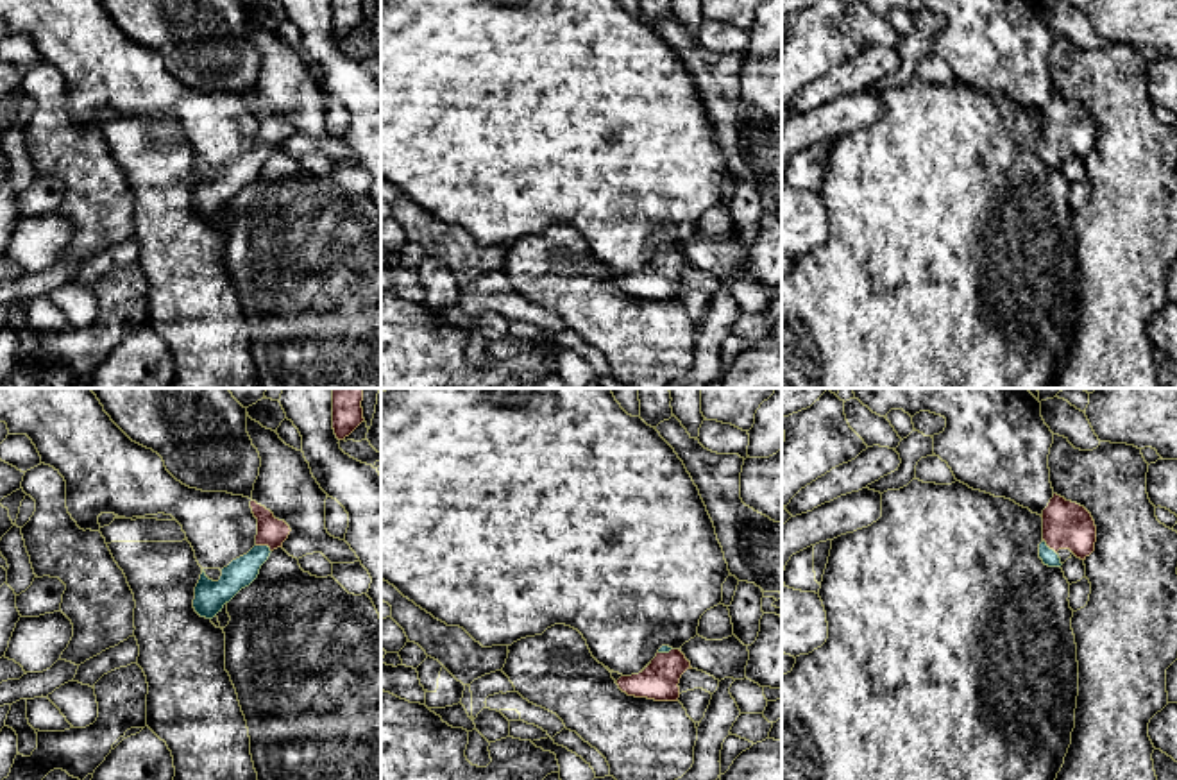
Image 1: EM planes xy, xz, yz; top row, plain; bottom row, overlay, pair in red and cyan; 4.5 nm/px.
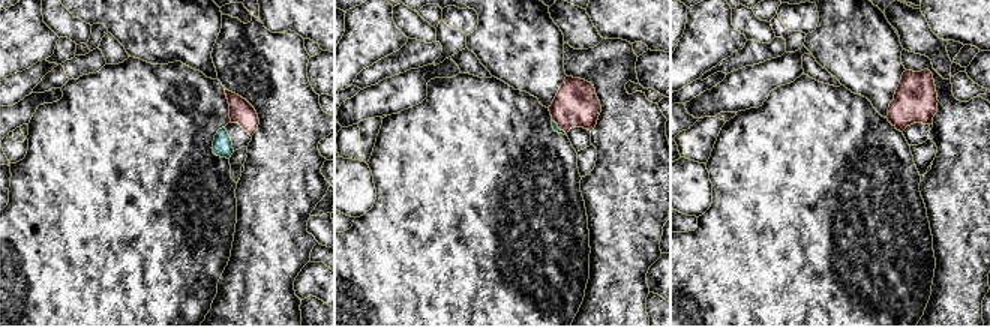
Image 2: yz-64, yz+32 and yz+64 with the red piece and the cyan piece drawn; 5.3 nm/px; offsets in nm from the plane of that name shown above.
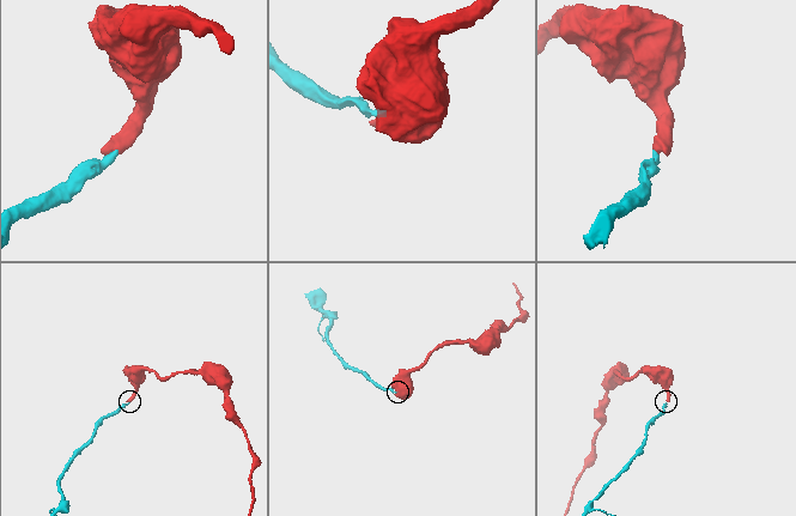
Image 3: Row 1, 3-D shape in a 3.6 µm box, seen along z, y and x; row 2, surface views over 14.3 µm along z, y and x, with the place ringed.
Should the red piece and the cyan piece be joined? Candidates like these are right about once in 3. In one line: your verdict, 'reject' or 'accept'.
accept

